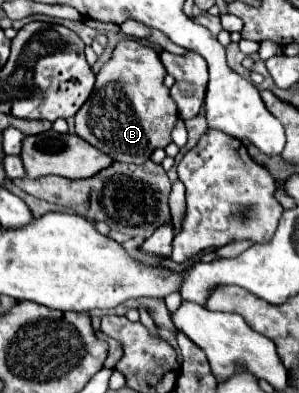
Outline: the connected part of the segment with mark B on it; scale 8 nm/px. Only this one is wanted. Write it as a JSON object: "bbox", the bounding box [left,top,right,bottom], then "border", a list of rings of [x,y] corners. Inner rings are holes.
{"bbox":[75,40,179,164],"border":[[[121,40],[107,64],[97,72],[97,82],[91,98],[87,98],[87,102],[79,108],[79,114],[75,114],[75,134],[117,162],[143,164],[153,150],[165,148],[171,142],[171,130],[179,118],[177,106],[169,96],[169,88],[163,84],[165,76],[167,72],[153,48],[143,46],[137,40]]]}

